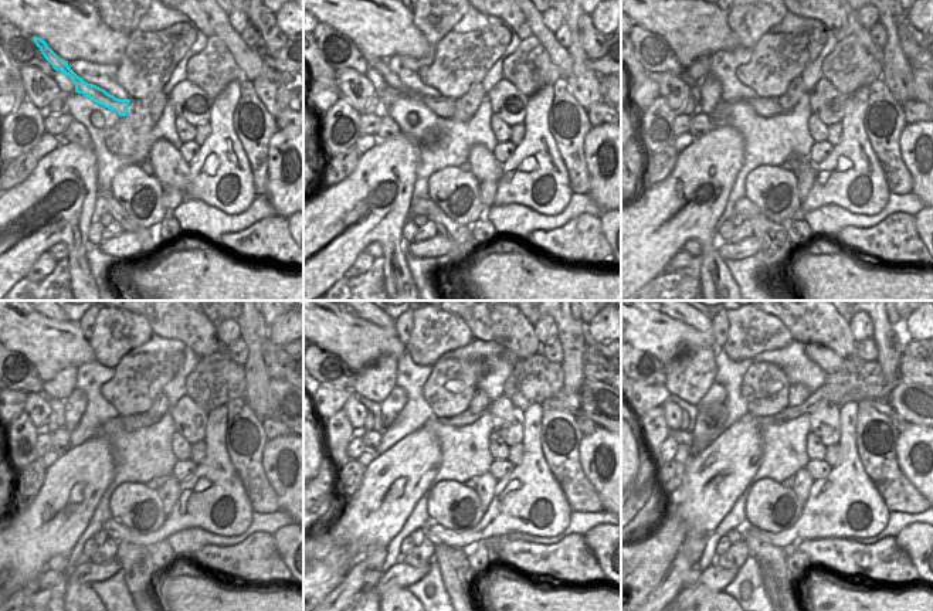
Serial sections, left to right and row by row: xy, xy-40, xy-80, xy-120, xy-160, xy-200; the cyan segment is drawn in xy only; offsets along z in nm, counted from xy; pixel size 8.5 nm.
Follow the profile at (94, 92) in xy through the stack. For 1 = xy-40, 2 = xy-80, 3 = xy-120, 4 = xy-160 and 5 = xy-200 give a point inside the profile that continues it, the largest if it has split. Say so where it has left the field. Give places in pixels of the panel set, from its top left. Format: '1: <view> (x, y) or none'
1: xy-40 (441, 107)
2: xy-80 (763, 107)
3: xy-120 (131, 423)
4: xy-160 (467, 417)
5: xy-200 (909, 400)

